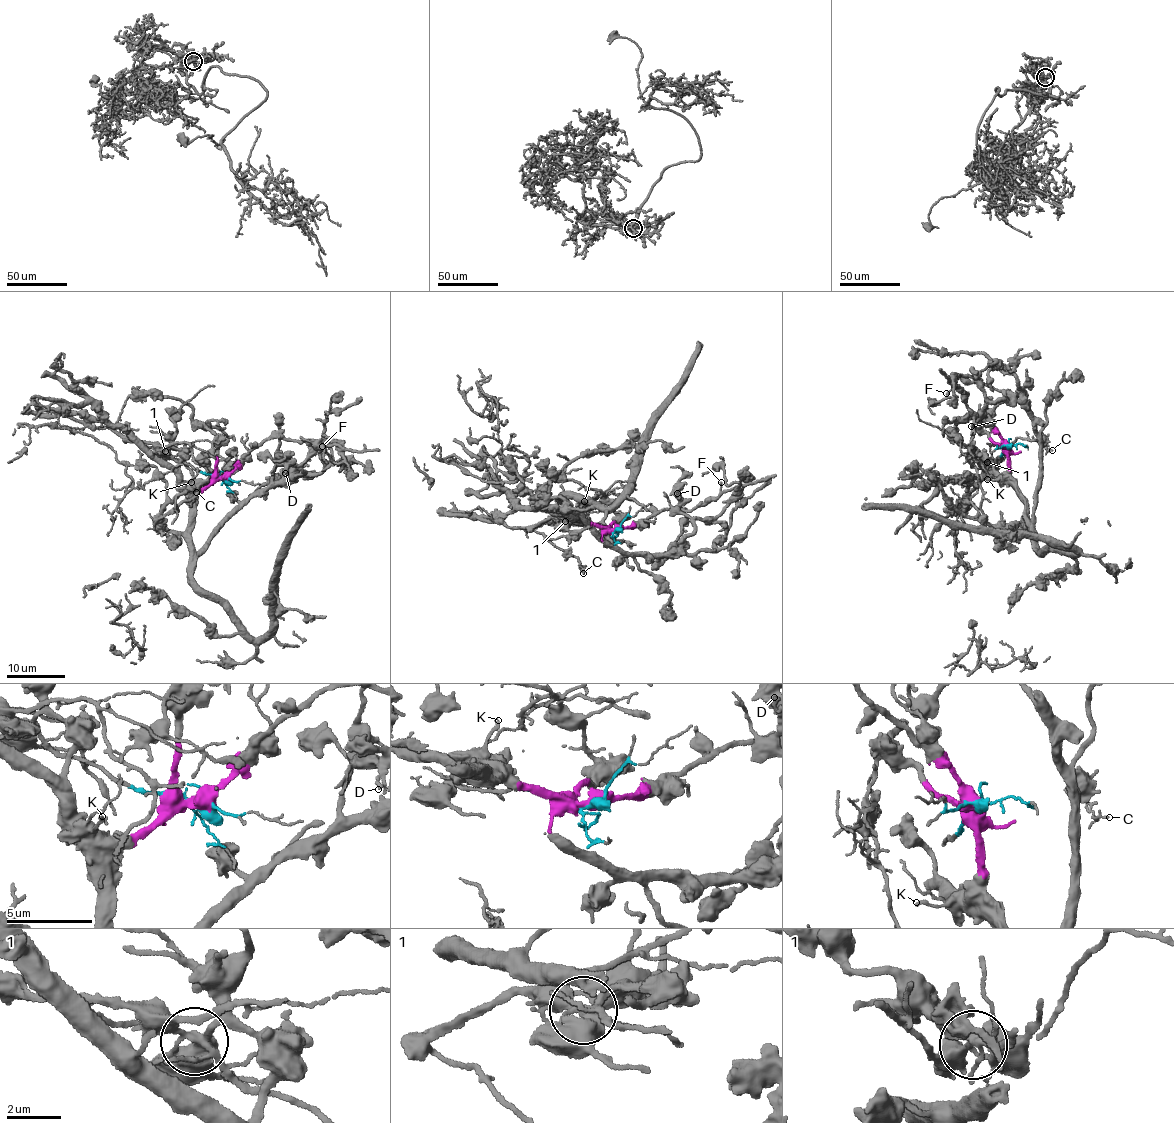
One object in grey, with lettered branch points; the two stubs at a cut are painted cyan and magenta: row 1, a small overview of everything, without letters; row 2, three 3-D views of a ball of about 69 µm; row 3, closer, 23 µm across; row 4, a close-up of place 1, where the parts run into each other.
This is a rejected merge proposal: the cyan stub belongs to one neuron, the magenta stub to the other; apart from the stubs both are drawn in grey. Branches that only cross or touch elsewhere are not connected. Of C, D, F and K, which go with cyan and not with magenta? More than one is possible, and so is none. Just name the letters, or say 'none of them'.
C

